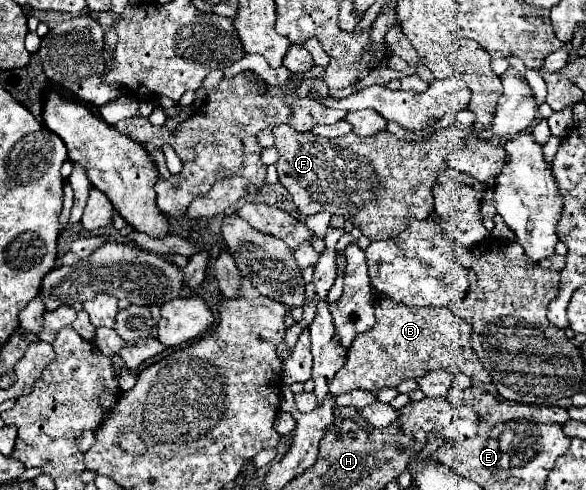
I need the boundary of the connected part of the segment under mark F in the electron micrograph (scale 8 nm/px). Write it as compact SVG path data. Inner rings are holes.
M453 122L437 128L429 140L407 144L387 130L369 138L349 132L329 140L311 132L299 134L285 124L273 128L275 148L279 152L279 182L291 194L297 212L301 216L317 212L347 216L371 242L395 238L401 230L409 228L411 218L425 220L425 216L431 216L433 186L437 184L437 176L449 170L445 158L453 150L465 148L469 134L471 128L459 128Z

